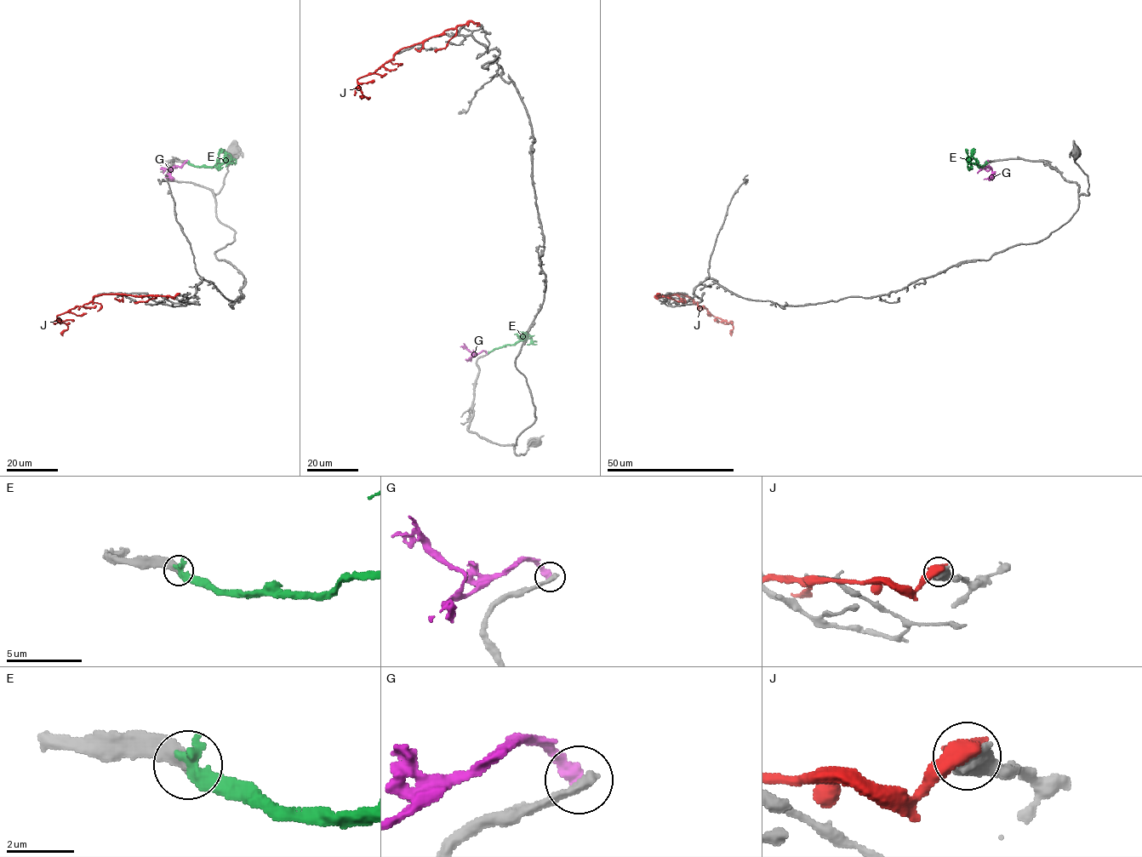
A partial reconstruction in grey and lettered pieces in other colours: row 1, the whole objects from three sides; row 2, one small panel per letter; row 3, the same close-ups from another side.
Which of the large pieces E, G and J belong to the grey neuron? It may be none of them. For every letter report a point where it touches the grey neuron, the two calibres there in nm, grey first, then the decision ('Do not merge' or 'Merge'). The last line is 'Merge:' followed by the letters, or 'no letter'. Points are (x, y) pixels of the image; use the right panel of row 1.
E: Touches grey at (987, 162). Thickness 360 nm (grey) against 480 nm. Merge
G: Touches grey at (987, 161). Thickness 440 nm (grey) against 400 nm. Do not merge
J: Touches grey at (658, 294). Thickness 650 nm (grey) against 750 nm. Do not merge
Merge: E

